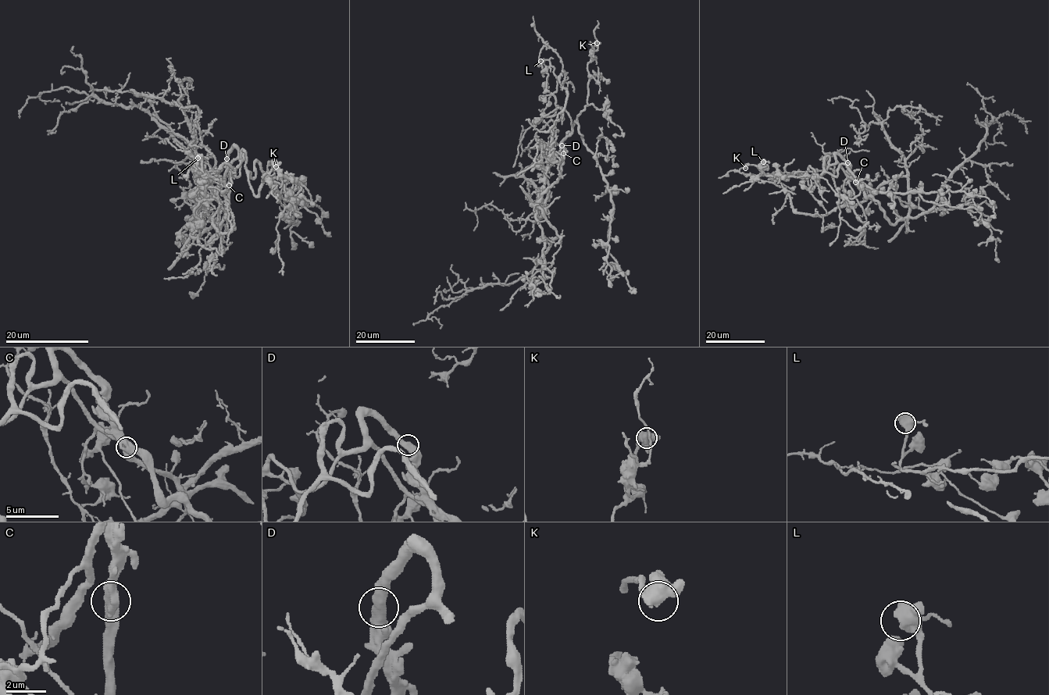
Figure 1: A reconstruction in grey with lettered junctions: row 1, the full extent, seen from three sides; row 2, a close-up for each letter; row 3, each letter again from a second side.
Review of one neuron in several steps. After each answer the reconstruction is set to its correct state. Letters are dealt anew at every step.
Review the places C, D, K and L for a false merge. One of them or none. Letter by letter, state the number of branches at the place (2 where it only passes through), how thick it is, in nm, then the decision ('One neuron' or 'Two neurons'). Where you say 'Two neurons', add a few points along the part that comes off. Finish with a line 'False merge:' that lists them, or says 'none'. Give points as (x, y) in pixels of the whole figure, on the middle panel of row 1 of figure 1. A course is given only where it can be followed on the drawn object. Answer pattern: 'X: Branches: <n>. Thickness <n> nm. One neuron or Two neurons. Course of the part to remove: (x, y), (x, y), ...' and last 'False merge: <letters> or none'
C: Branches: 2. Thickness 550 nm. One neuron
D: Branches: 2. Thickness 550 nm. One neuron
K: Branches: 2. Thickness 600 nm. One neuron
L: Branches: 2. Thickness 550 nm. One neuron
False merge: none

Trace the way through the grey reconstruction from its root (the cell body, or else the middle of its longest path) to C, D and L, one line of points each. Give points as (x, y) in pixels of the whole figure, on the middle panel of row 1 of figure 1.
C: (545, 172), (569, 133), (562, 142), (563, 154)
D: (545, 172), (561, 145)
L: (545, 172), (560, 144), (571, 132), (571, 119), (555, 102), (557, 76), (554, 67), (548, 60), (540, 61)

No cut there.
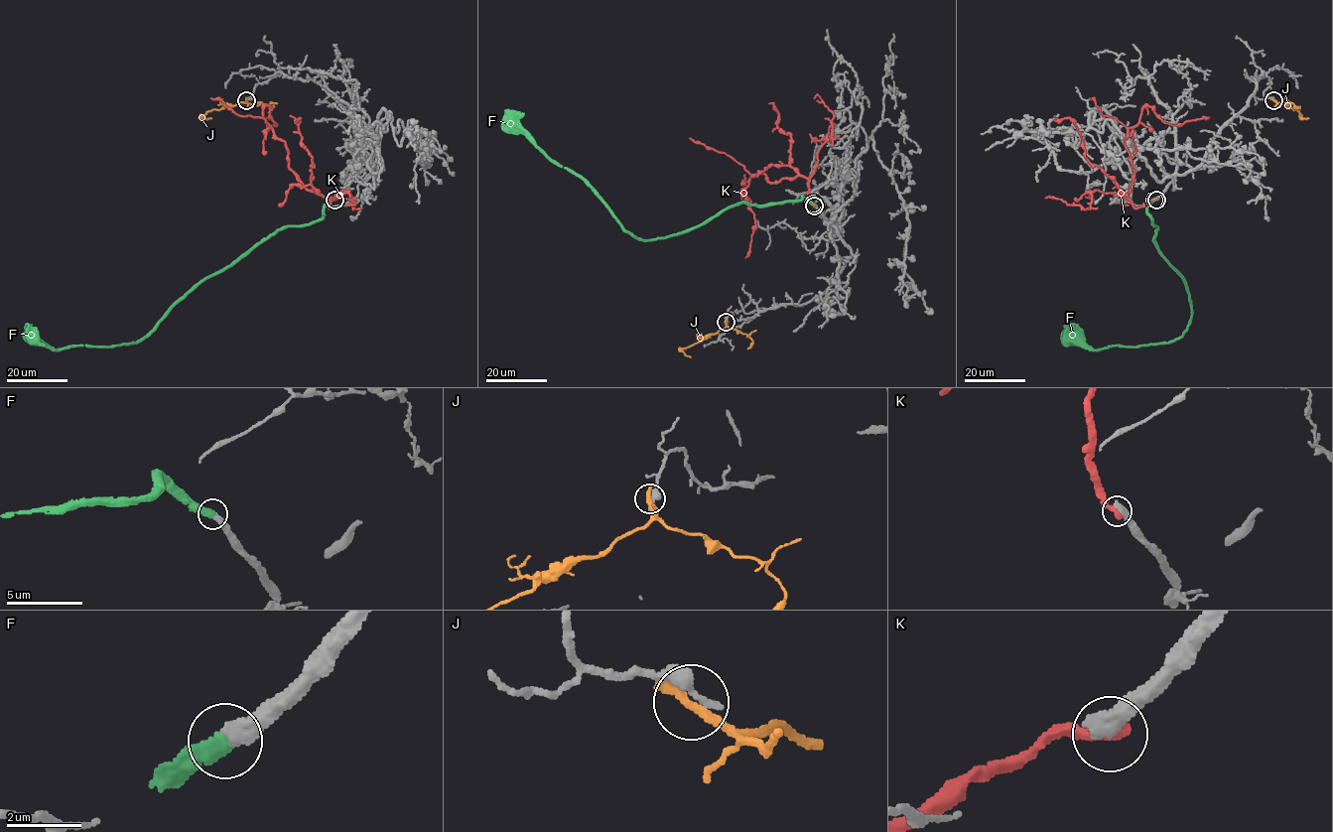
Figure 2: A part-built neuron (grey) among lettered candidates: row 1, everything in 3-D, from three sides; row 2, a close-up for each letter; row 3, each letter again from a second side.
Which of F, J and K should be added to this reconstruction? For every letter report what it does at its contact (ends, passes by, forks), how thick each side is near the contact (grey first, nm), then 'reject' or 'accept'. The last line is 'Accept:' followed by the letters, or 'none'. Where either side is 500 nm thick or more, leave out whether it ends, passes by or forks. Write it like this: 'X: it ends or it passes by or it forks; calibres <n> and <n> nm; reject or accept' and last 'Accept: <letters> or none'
F: it ends; calibres 420 and 440 nm; accept
J: it ends; calibres 440 and 360 nm; reject
K: it ends; calibres 480 and 360 nm; reject
Accept: F

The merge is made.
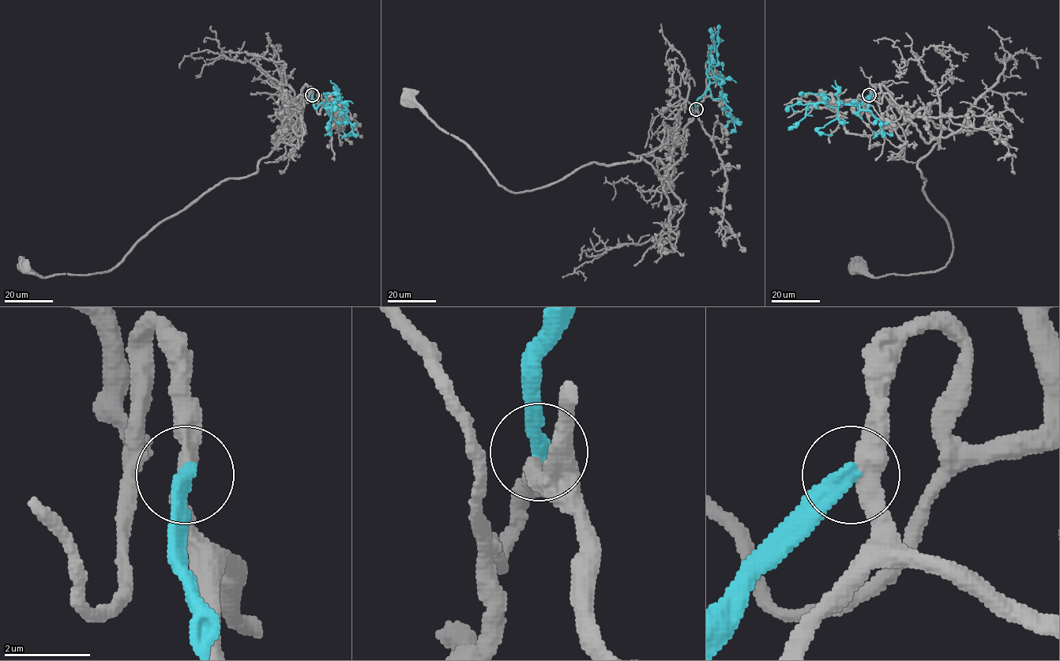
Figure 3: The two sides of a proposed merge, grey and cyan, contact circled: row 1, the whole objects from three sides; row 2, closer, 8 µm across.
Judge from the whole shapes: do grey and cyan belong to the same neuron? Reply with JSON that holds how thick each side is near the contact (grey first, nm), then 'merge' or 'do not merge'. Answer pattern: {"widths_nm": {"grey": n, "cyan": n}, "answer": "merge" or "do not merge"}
{"widths_nm": {"grey": 400, "cyan": 440}, "answer": "do not merge"}

